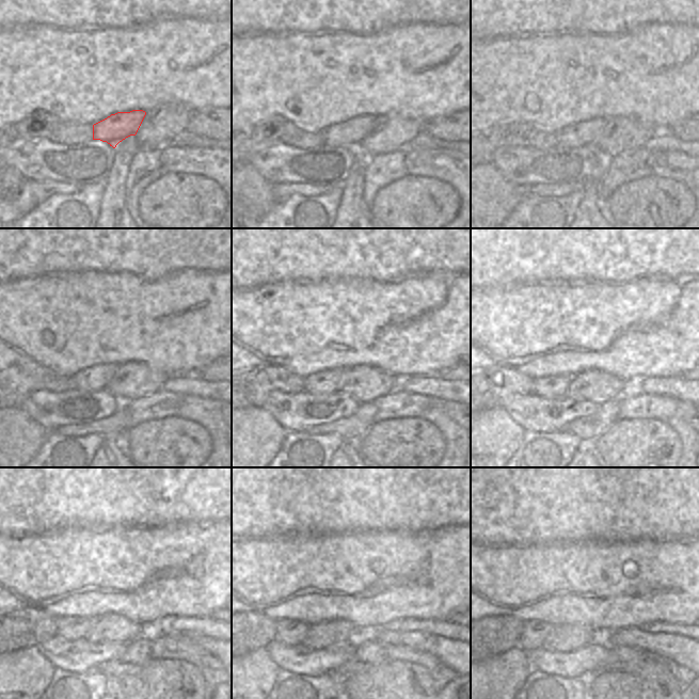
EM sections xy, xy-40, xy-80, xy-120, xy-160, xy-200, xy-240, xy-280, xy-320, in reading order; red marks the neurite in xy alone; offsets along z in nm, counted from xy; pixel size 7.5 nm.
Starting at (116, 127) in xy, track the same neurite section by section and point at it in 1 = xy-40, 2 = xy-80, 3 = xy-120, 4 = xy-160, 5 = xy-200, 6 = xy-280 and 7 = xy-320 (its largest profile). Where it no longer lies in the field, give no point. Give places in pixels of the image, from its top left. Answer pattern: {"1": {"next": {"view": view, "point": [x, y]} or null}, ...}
{"1": {"next": {"view": "xy-40", "point": [350, 133]}}, "2": {"next": {"view": "xy-80", "point": [581, 134]}}, "3": {"next": {"view": "xy-120", "point": [96, 378]}}, "4": {"next": {"view": "xy-160", "point": [327, 381]}}, "5": {"next": {"view": "xy-200", "point": [551, 387]}}, "6": {"next": {"view": "xy-280", "point": [288, 632]}}, "7": {"next": {"view": "xy-320", "point": [534, 632]}}}

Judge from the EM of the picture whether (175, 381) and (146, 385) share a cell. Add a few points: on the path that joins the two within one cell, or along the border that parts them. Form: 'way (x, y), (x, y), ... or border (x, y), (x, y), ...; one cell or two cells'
border (170, 377), (161, 387); two cells

